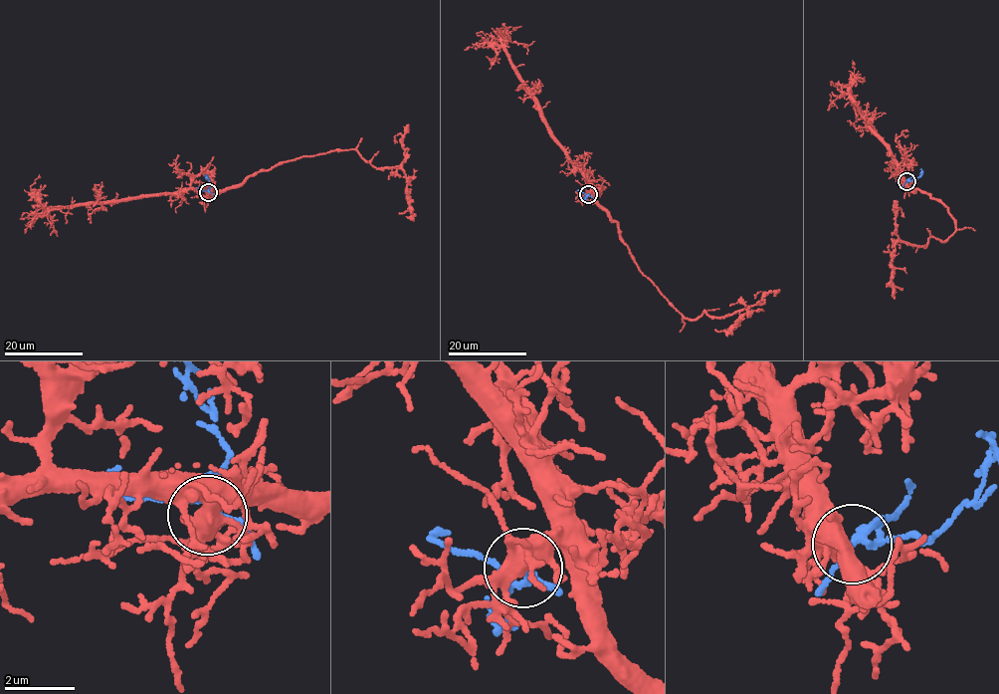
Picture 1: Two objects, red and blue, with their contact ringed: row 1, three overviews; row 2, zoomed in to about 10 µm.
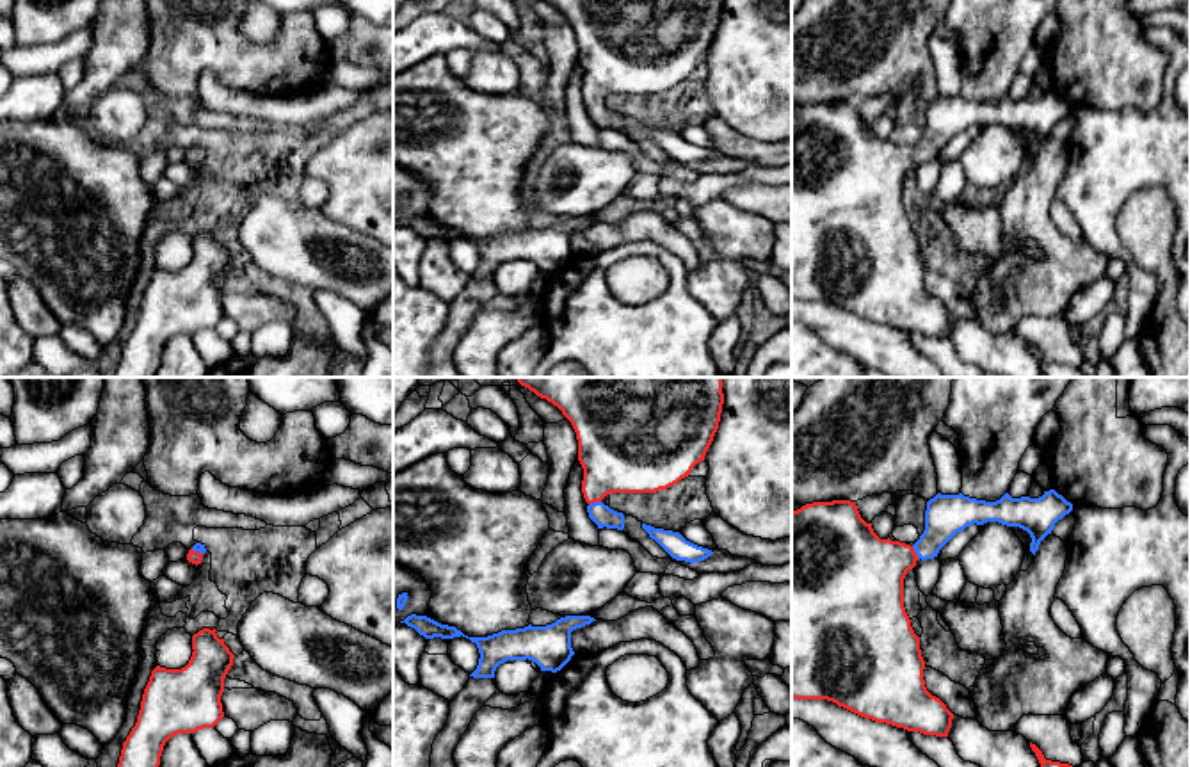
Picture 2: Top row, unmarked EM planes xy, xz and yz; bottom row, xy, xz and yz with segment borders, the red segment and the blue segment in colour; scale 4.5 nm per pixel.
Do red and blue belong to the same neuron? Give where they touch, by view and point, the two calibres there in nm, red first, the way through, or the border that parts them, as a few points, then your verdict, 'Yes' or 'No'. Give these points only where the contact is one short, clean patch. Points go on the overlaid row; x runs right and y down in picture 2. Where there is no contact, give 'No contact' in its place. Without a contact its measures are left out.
Touches red at xz (594, 500). Thickness 360 nm (red) against 100 nm. Path across: xz (621, 452), (594, 486), (594, 500), (602, 515). Yes

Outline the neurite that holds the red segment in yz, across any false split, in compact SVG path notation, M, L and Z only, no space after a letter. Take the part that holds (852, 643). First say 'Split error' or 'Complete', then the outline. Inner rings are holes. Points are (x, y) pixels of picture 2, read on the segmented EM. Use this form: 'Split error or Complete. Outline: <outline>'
Split error. Outline: M1055 489L1039 498L1012 498L1005 493L996 502L937 493L927 502L925 530L913 546L880 539L850 500L813 502L793 511L792 699L827 699L875 723L948 737L953 714L925 687L920 637L904 607L907 571L918 559L937 557L957 532L973 523L998 521L1026 530L1035 555L1041 541L1071 511L1073 504Z

